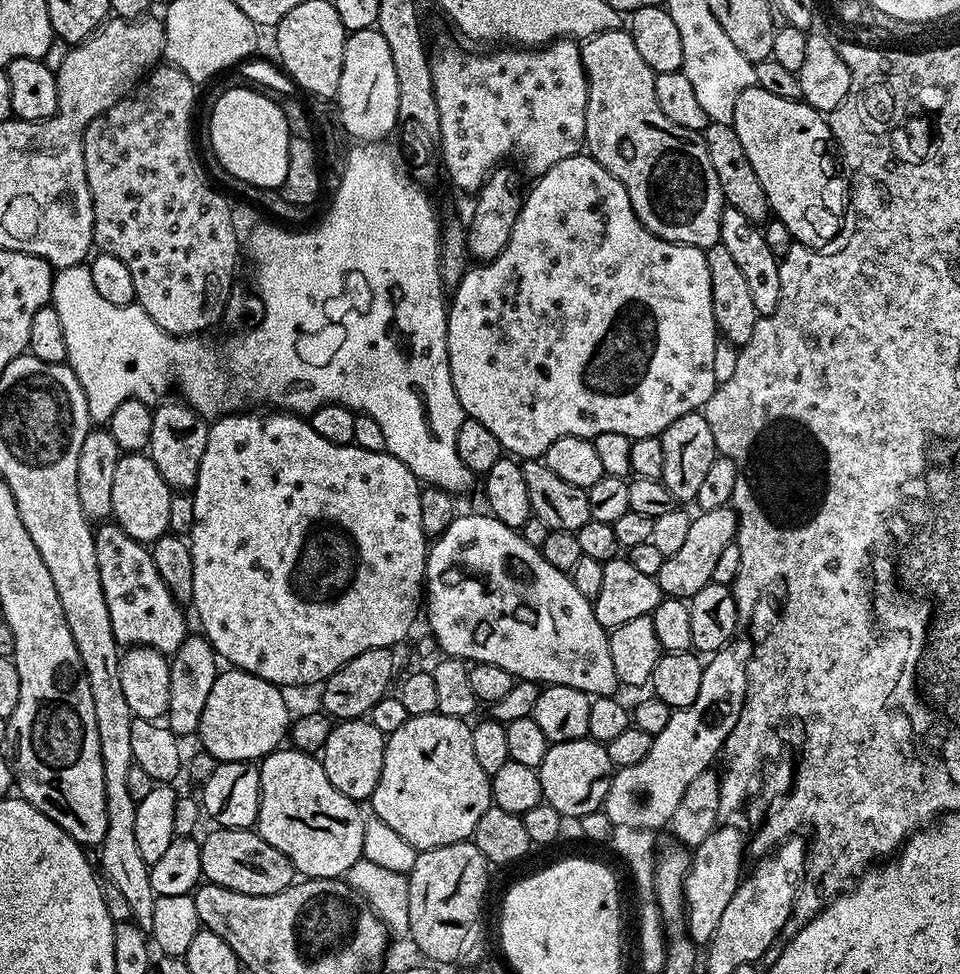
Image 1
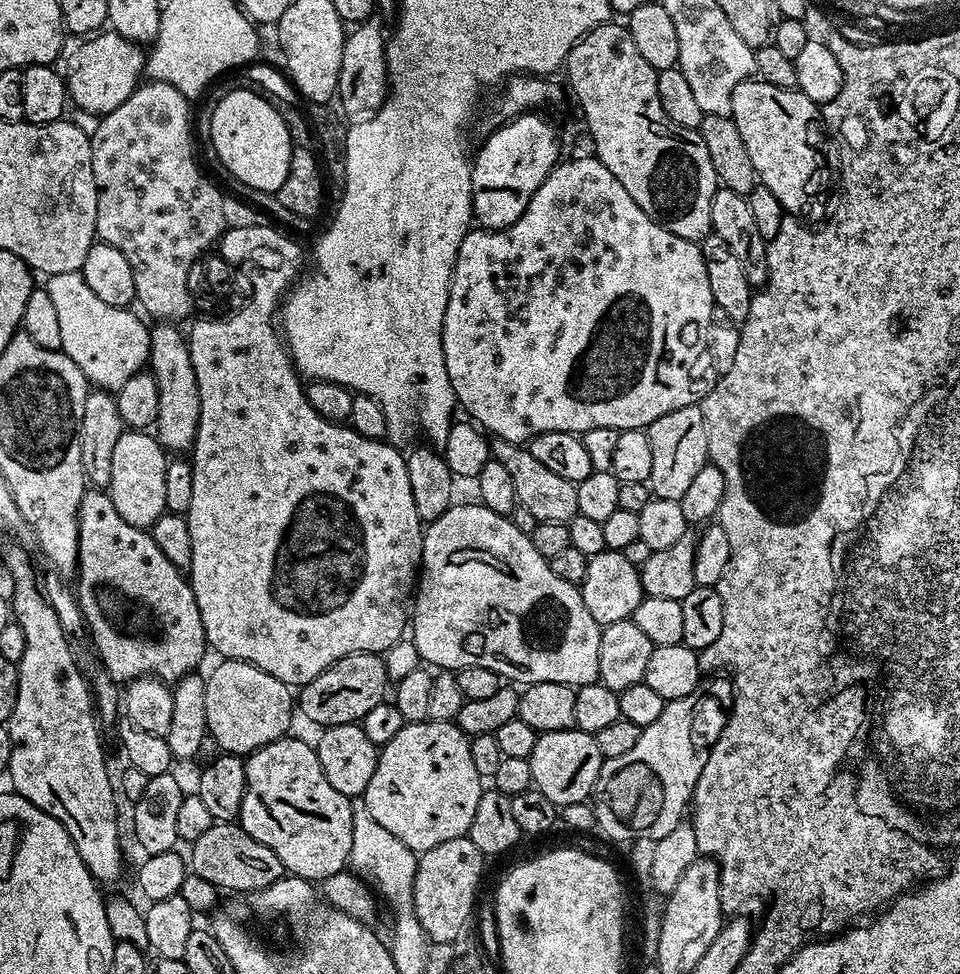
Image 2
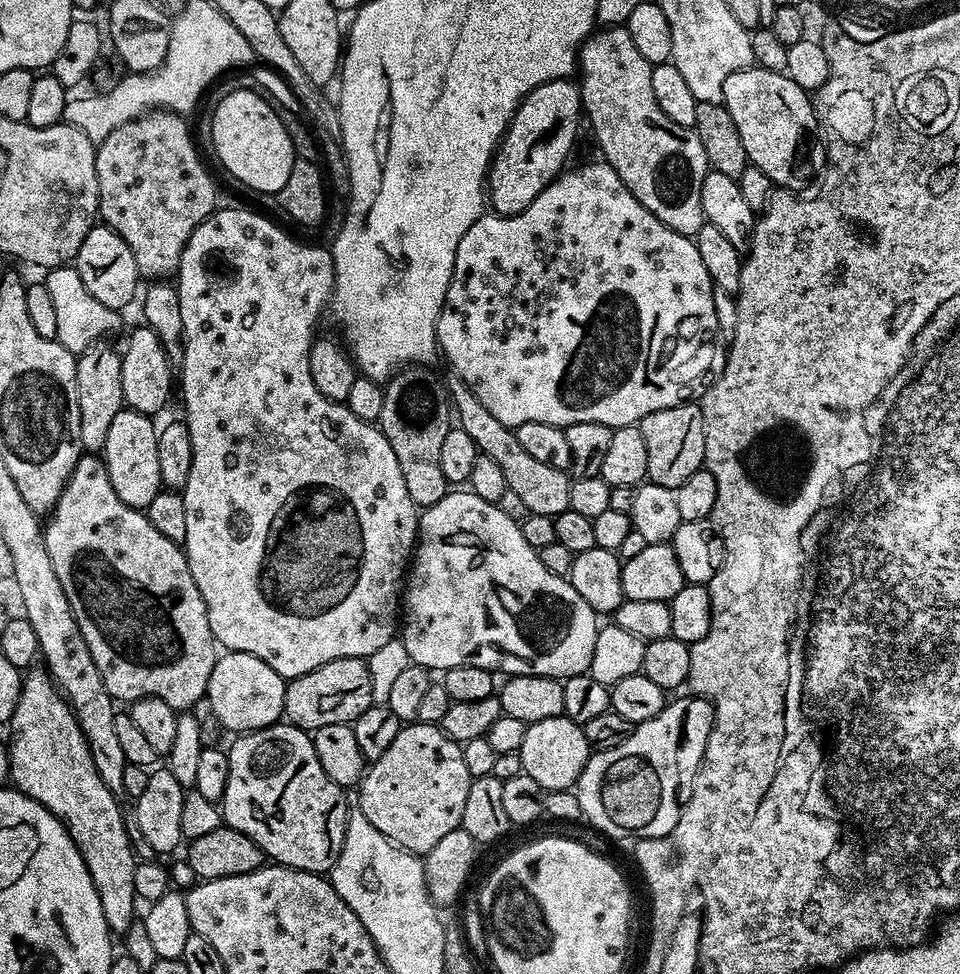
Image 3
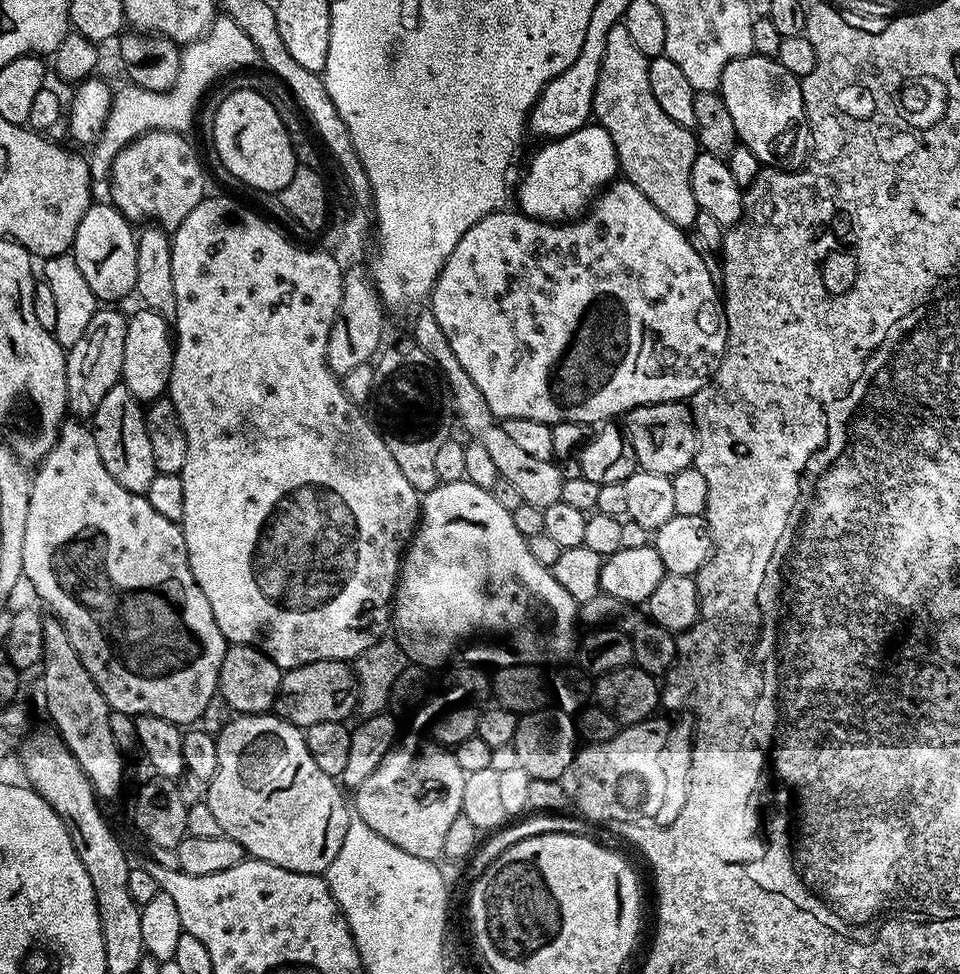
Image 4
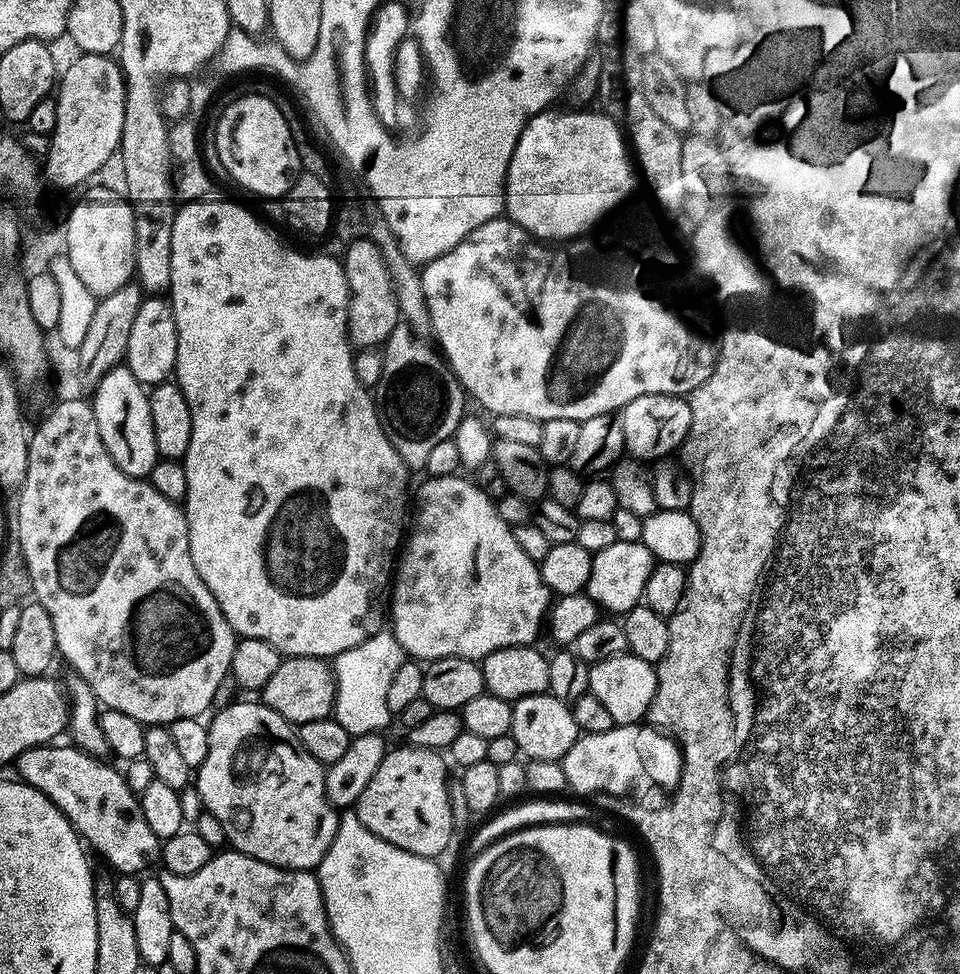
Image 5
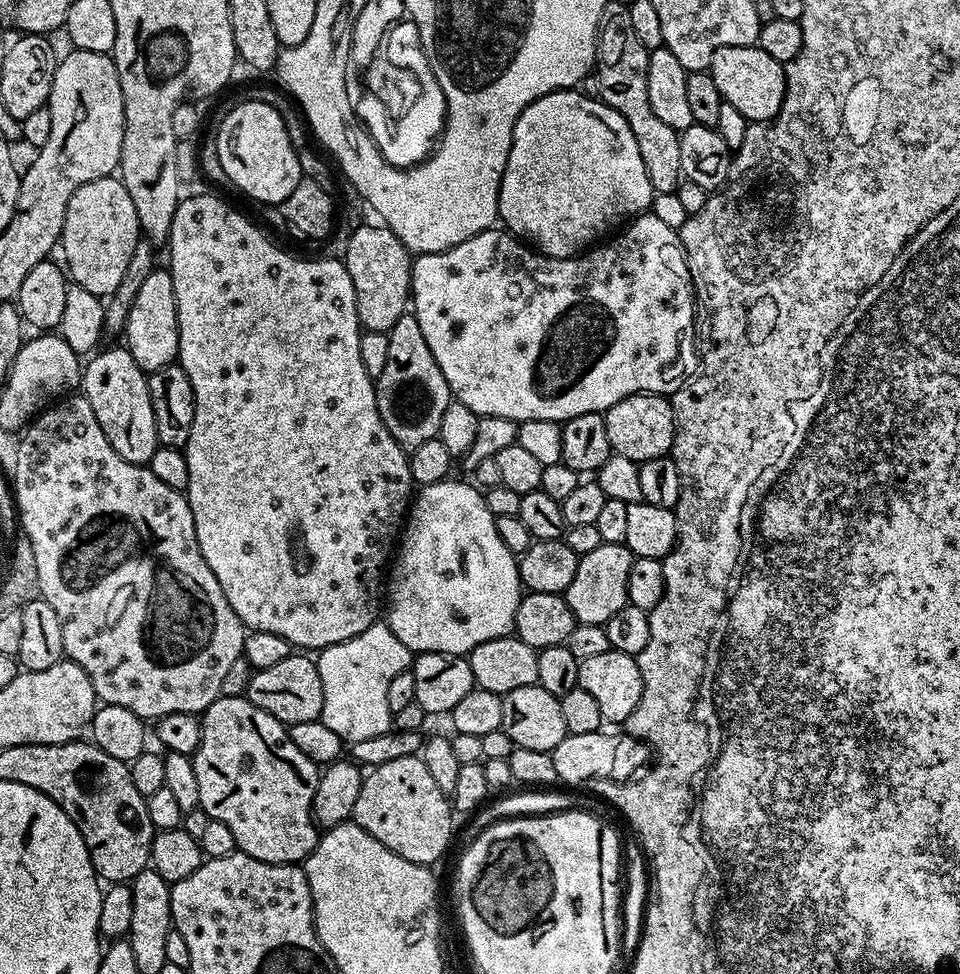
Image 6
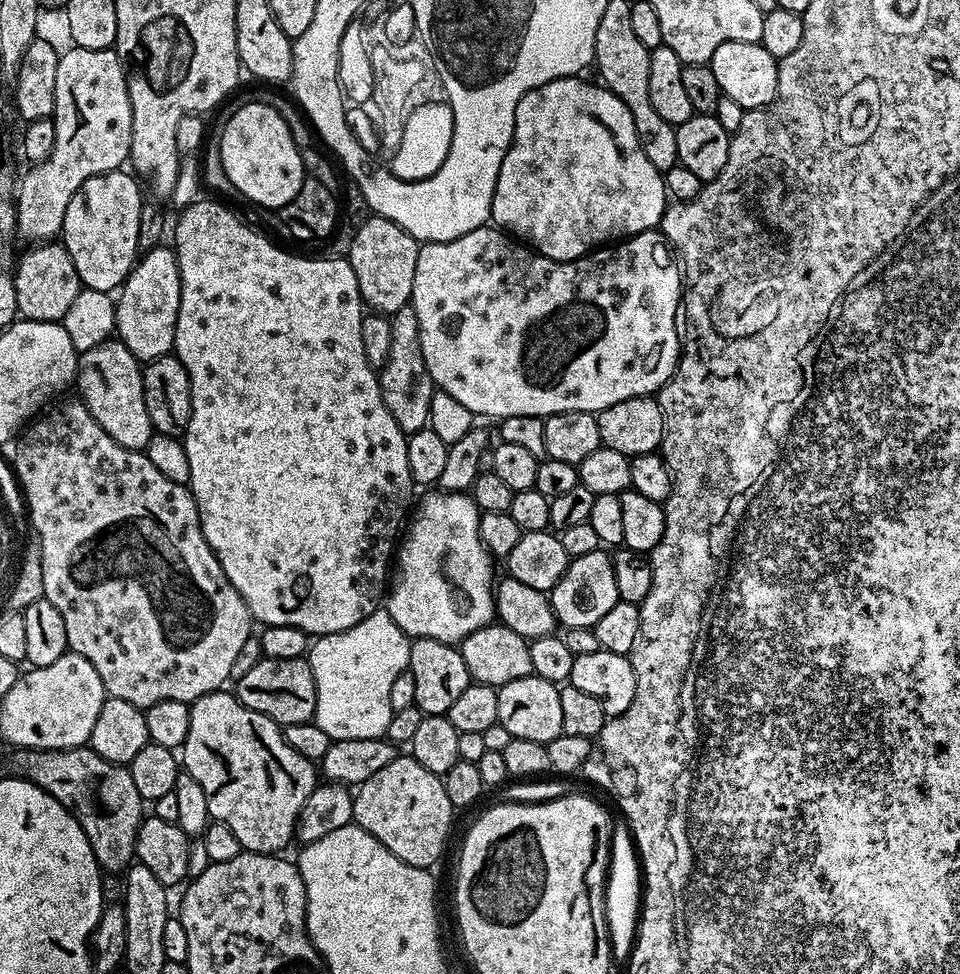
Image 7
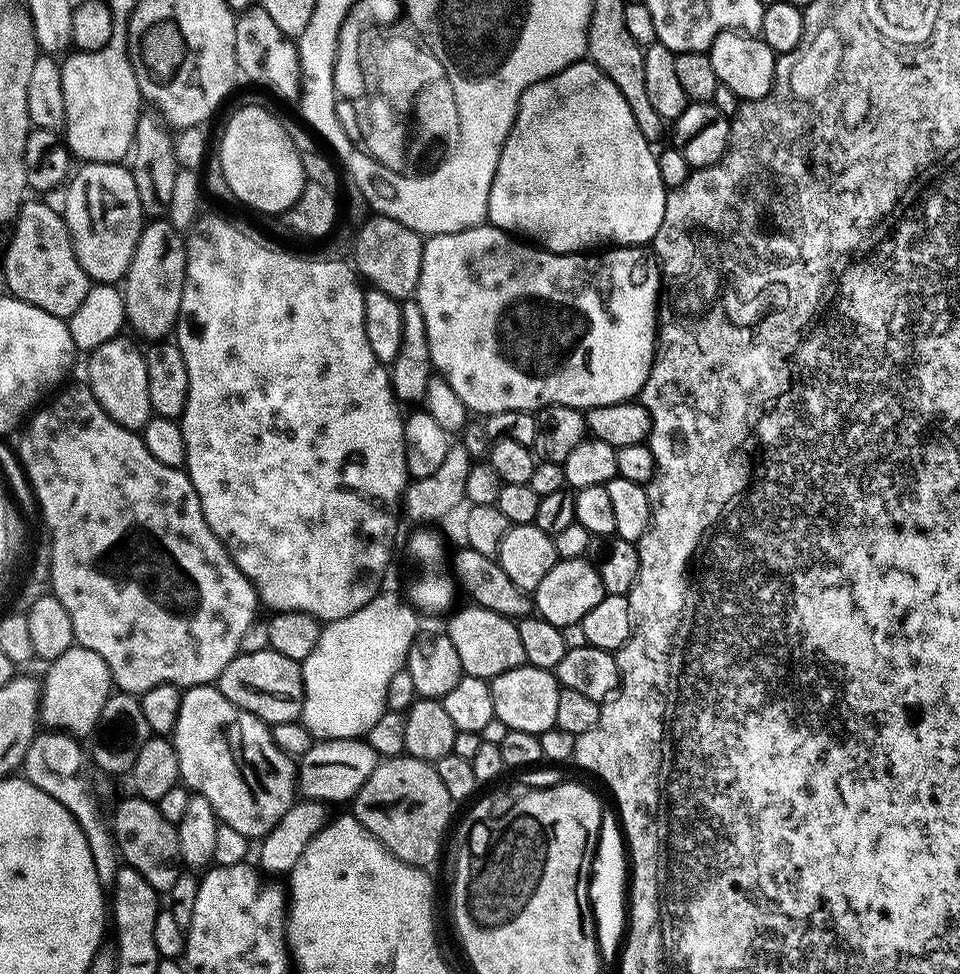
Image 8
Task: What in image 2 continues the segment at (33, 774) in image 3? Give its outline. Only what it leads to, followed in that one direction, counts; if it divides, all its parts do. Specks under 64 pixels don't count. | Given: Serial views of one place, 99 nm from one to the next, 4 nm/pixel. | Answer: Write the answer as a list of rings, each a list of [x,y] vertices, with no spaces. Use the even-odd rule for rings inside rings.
[[[12,544],[2,555],[2,561],[13,576],[10,603],[14,623],[22,626],[22,634],[26,634],[26,654],[22,654],[18,665],[18,702],[6,725],[8,740],[12,743],[12,753],[8,756],[8,772],[12,775],[13,784],[11,787],[64,825],[97,885],[112,884],[124,872],[124,856],[120,853],[120,824],[116,821],[118,796],[114,791],[113,777],[112,780],[108,777],[108,764],[104,761],[104,748],[100,745],[101,729],[94,711],[92,689],[76,665],[76,656],[68,645],[71,644],[70,637],[62,630],[62,622],[58,622],[54,606],[50,606],[44,597],[38,576],[36,580],[31,558],[18,545]]]

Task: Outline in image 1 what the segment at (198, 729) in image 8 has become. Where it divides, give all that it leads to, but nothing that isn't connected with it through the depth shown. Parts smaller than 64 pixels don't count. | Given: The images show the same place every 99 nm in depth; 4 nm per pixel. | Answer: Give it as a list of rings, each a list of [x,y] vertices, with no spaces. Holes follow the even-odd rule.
[[[281,746],[259,761],[260,805],[254,828],[292,863],[301,877],[335,880],[364,854],[364,814],[357,801],[338,794],[311,752]]]

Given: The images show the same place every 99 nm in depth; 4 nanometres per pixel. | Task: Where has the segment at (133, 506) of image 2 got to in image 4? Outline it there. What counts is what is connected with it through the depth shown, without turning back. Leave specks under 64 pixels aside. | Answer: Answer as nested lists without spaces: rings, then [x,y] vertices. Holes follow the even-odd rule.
[[[123,386],[110,390],[95,414],[94,431],[98,454],[102,454],[102,462],[106,470],[110,470],[114,482],[118,482],[118,486],[126,486],[126,490],[131,492],[147,493],[157,471],[154,466],[154,453],[150,451],[146,412],[141,401],[136,400],[134,394],[130,394],[130,390]]]

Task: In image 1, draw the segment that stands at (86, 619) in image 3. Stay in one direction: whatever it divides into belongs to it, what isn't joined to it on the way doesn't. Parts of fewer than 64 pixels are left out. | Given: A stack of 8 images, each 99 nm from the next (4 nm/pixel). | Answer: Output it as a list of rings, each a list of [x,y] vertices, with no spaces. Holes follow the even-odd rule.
[[[115,522],[101,523],[94,535],[102,594],[106,594],[106,610],[110,610],[110,626],[116,643],[153,648],[165,654],[176,652],[190,634],[190,628],[184,621],[185,609],[172,597],[166,582],[162,582],[162,574],[154,567],[151,551],[130,538]]]

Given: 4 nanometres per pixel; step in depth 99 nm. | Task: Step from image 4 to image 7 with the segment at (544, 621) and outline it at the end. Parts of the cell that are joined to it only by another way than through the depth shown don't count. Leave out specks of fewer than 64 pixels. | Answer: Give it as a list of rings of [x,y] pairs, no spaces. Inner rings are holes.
[[[432,491],[436,492],[430,493],[421,502],[412,525],[411,520],[407,525],[402,547],[394,560],[390,587],[386,592],[386,611],[410,638],[434,638],[438,642],[459,645],[460,641],[466,639],[474,630],[493,623],[496,611],[494,579],[492,580],[494,560],[488,555],[486,546],[478,534],[481,511],[472,501],[471,495],[463,492]]]

